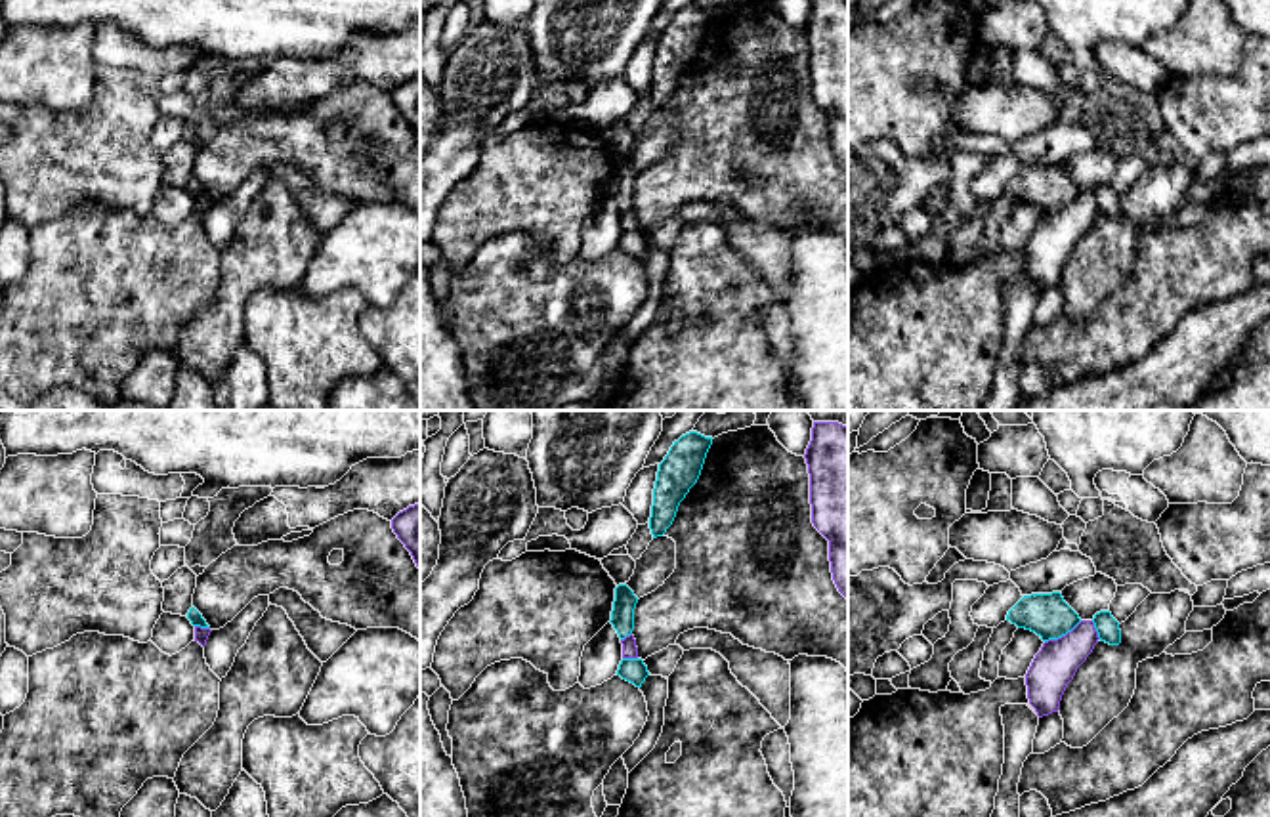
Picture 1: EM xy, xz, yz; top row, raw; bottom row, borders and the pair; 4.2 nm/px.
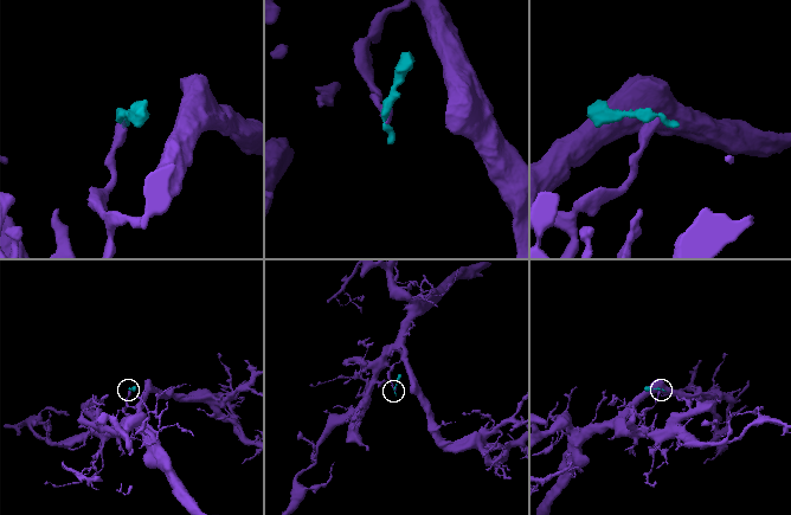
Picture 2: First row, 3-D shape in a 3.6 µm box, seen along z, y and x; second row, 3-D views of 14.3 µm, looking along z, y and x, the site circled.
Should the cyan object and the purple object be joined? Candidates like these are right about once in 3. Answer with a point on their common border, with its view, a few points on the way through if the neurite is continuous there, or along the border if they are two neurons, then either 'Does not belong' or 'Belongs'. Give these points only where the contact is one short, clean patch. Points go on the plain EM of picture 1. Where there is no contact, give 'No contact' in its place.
Touches cyan at yz (1062, 207). Boundary: yz (1081, 193), (1064, 207), (1045, 214). Does not belong

